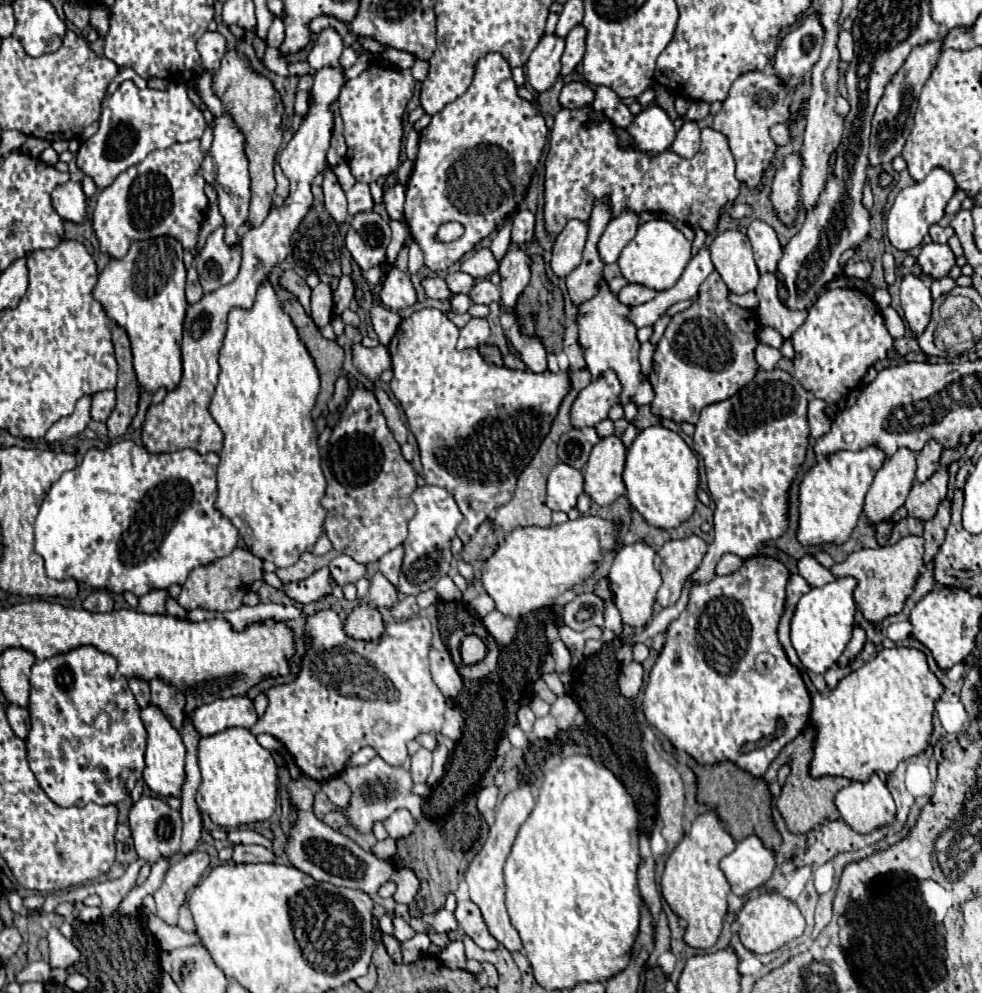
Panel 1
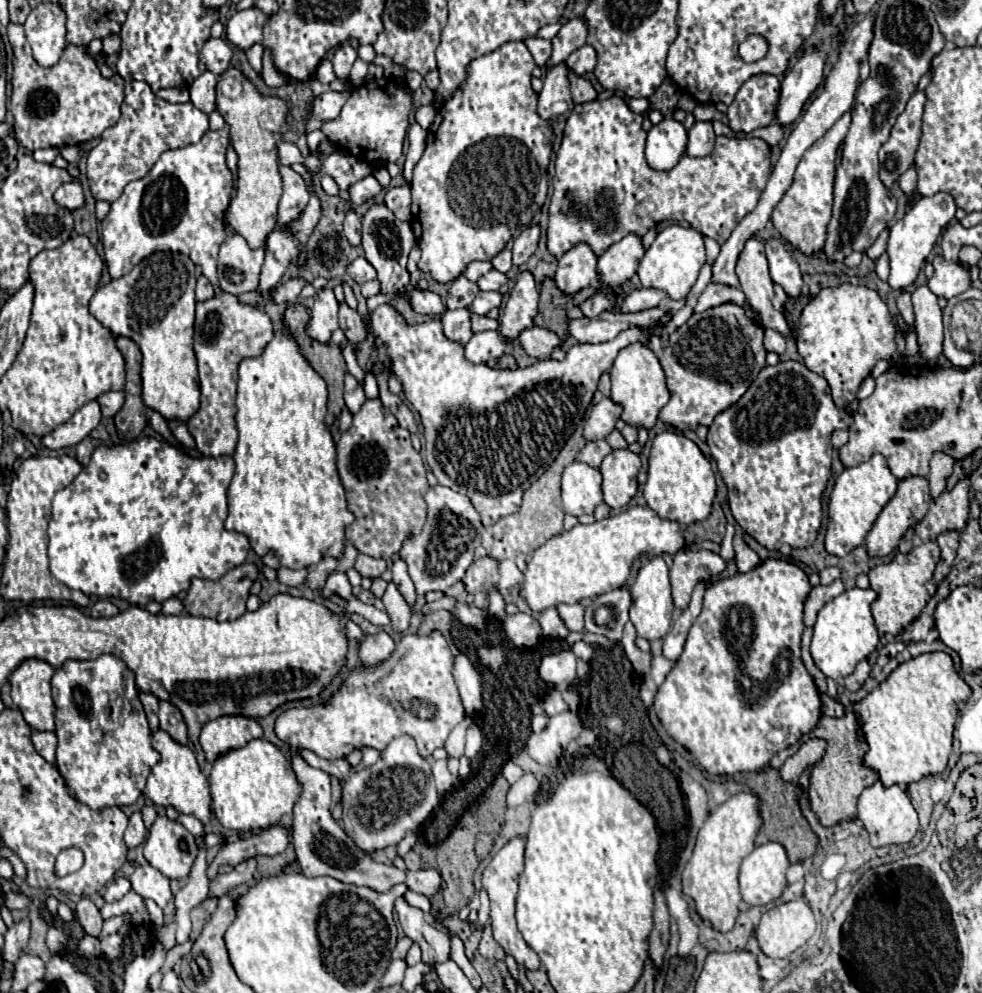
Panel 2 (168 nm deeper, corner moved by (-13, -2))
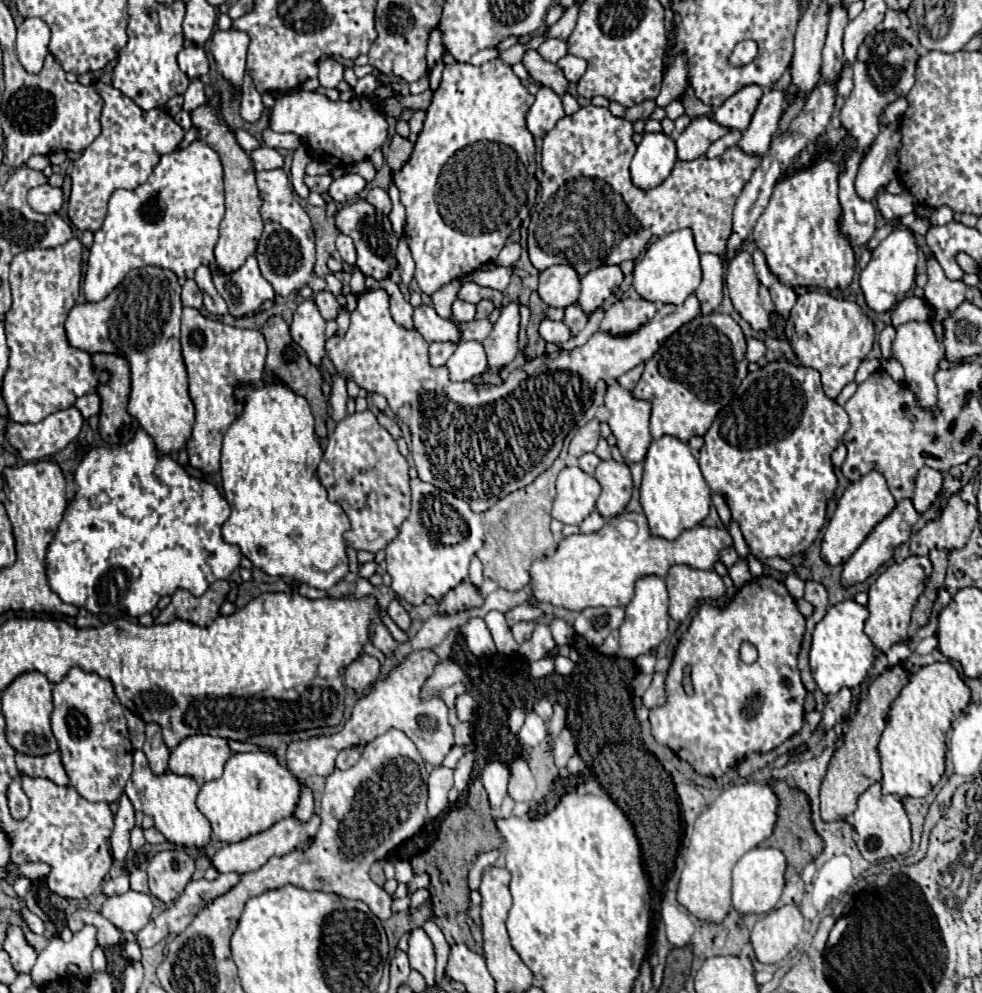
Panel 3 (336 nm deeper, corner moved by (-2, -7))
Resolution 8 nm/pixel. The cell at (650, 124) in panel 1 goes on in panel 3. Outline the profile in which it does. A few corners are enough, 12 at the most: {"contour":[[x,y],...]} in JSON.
{"contour":[[643,133],[631,161],[631,179],[651,189],[677,161],[675,141]]}

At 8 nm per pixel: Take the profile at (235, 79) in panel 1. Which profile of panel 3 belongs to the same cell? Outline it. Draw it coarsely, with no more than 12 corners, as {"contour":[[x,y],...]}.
{"contour":[[221,95],[191,111],[223,163],[215,259],[239,269],[263,233],[253,161],[219,117]]}

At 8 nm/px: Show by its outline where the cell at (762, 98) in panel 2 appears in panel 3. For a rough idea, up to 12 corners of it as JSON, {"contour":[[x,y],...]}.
{"contour":[[745,85],[715,111],[723,127],[743,131],[763,89]]}

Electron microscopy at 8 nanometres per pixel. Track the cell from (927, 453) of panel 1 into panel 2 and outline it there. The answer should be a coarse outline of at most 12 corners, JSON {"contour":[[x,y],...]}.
{"contour":[[936,452],[928,476],[932,498],[944,492],[954,460]]}

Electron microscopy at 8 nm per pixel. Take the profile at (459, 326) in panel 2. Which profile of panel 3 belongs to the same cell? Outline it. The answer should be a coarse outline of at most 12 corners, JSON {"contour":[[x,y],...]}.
{"contour":[[453,341],[431,343],[431,365],[445,365],[457,349]]}

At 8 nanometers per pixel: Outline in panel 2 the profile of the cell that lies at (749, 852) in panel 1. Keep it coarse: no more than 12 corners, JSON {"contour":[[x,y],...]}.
{"contour":[[782,844],[758,846],[740,866],[742,900],[764,906],[788,886]]}

